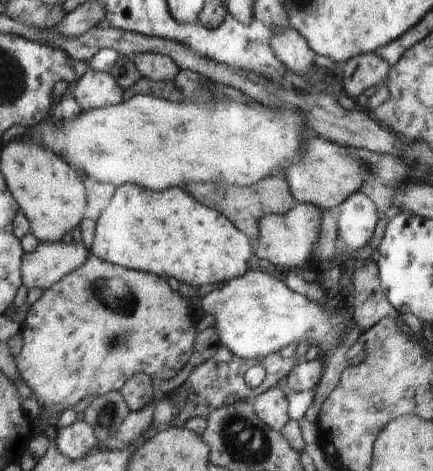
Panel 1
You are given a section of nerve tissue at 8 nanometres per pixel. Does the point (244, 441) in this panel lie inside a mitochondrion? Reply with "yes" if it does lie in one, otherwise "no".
yes

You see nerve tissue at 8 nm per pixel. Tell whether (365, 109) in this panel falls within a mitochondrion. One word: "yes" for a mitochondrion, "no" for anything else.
no

